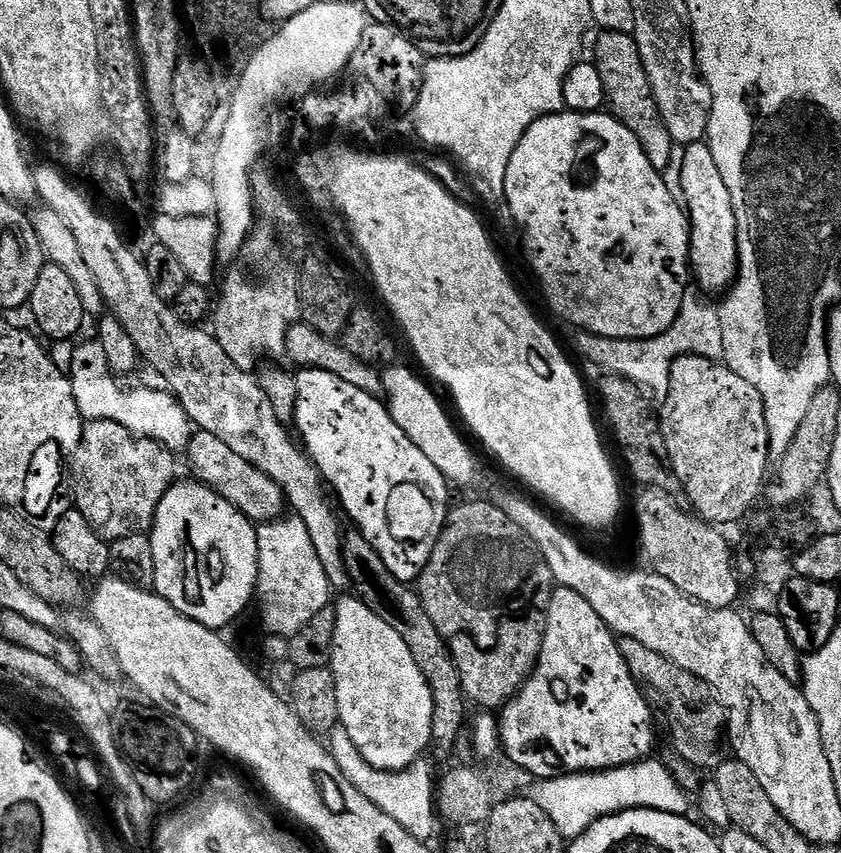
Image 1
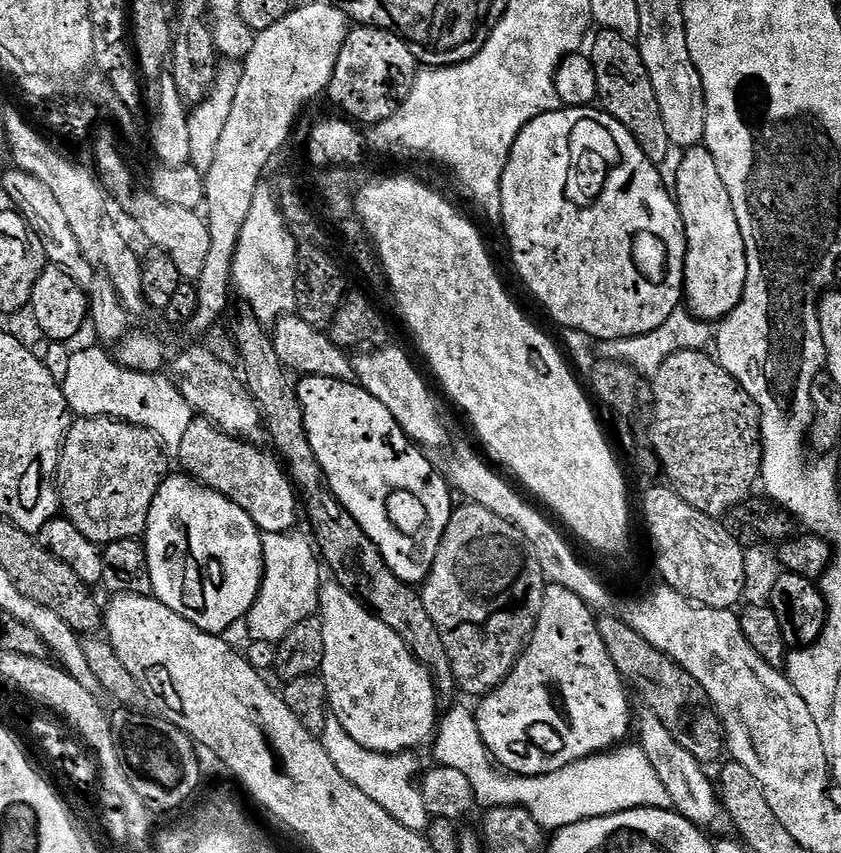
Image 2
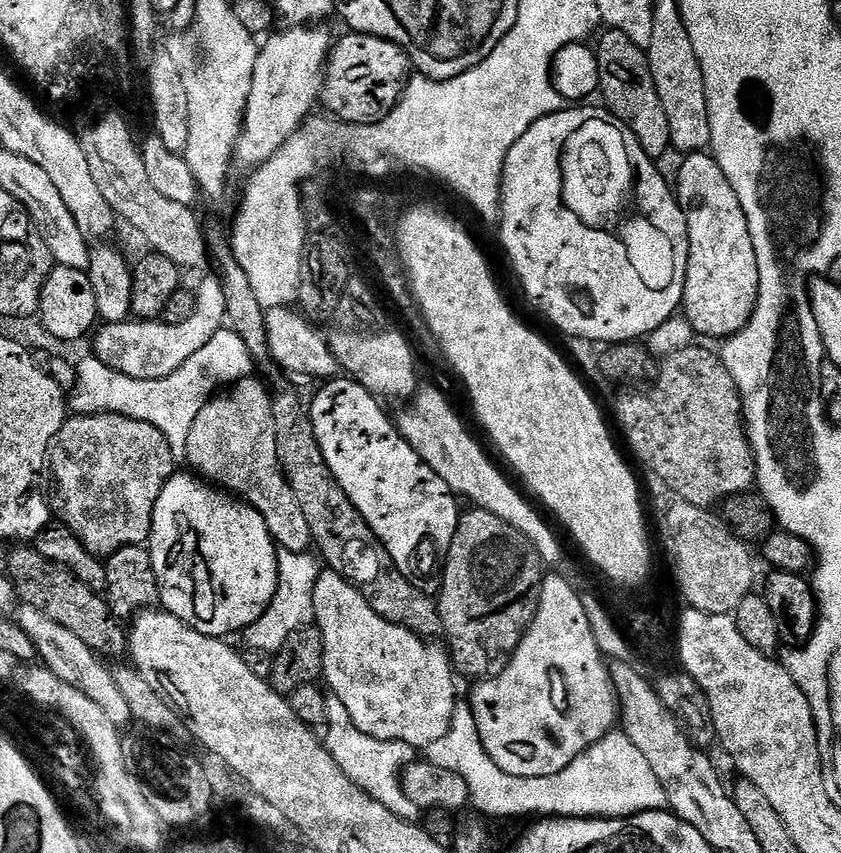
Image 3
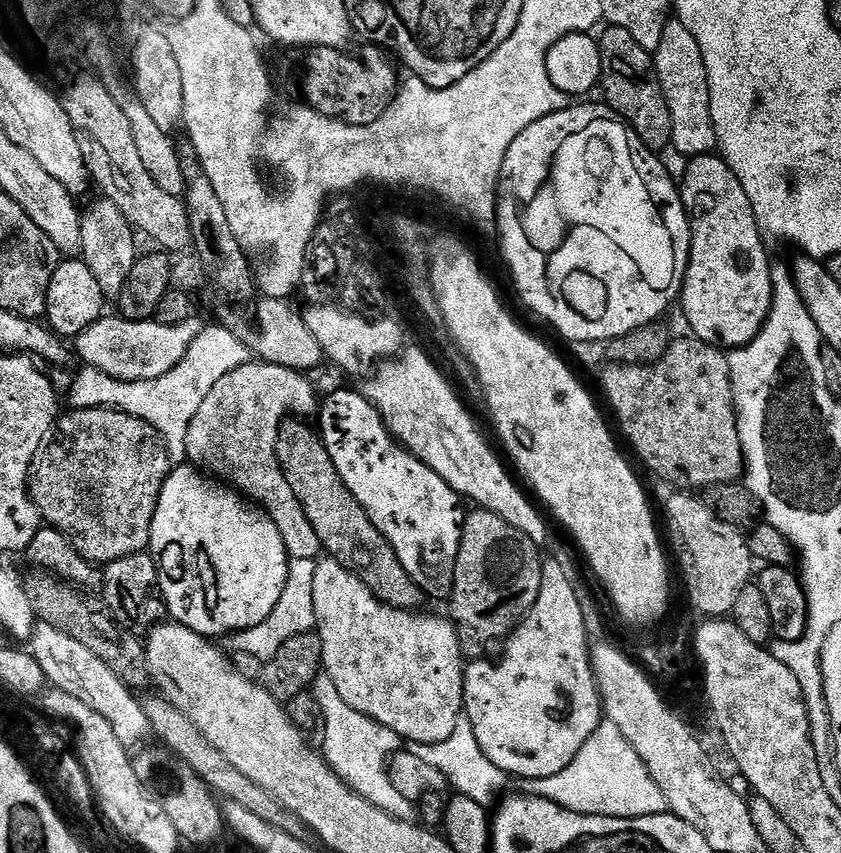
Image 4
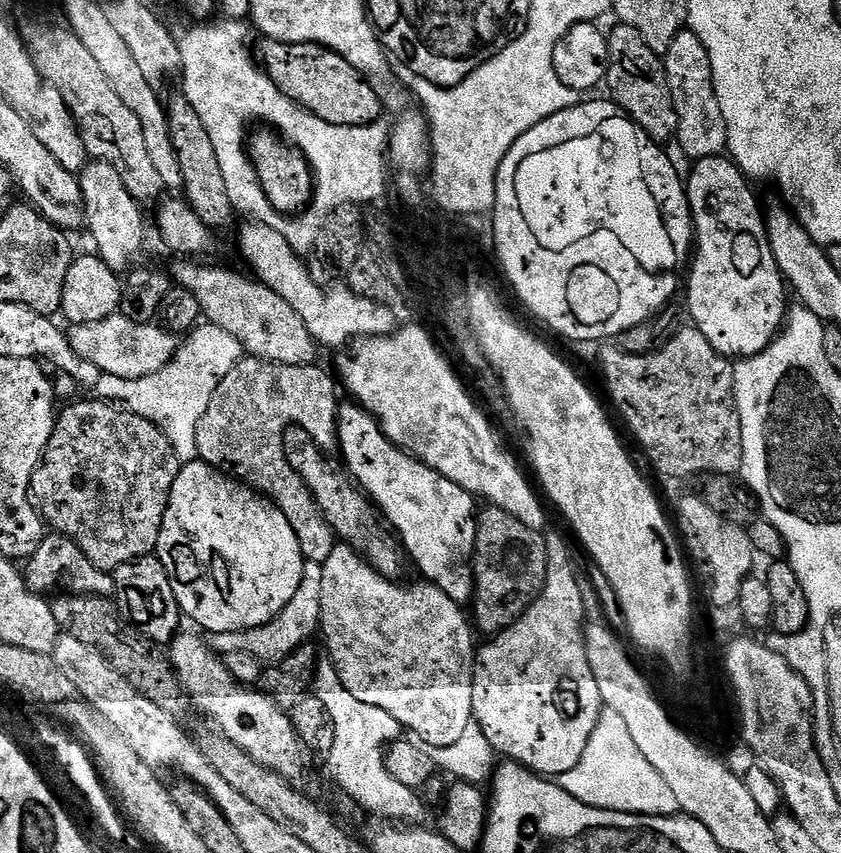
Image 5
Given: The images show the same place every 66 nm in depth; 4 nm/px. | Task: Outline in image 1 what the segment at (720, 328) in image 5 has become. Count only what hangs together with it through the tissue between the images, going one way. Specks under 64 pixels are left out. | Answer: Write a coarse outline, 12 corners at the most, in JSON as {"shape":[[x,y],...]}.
{"shape":[[707,142],[682,154],[690,268],[706,291],[740,267],[734,202]]}

